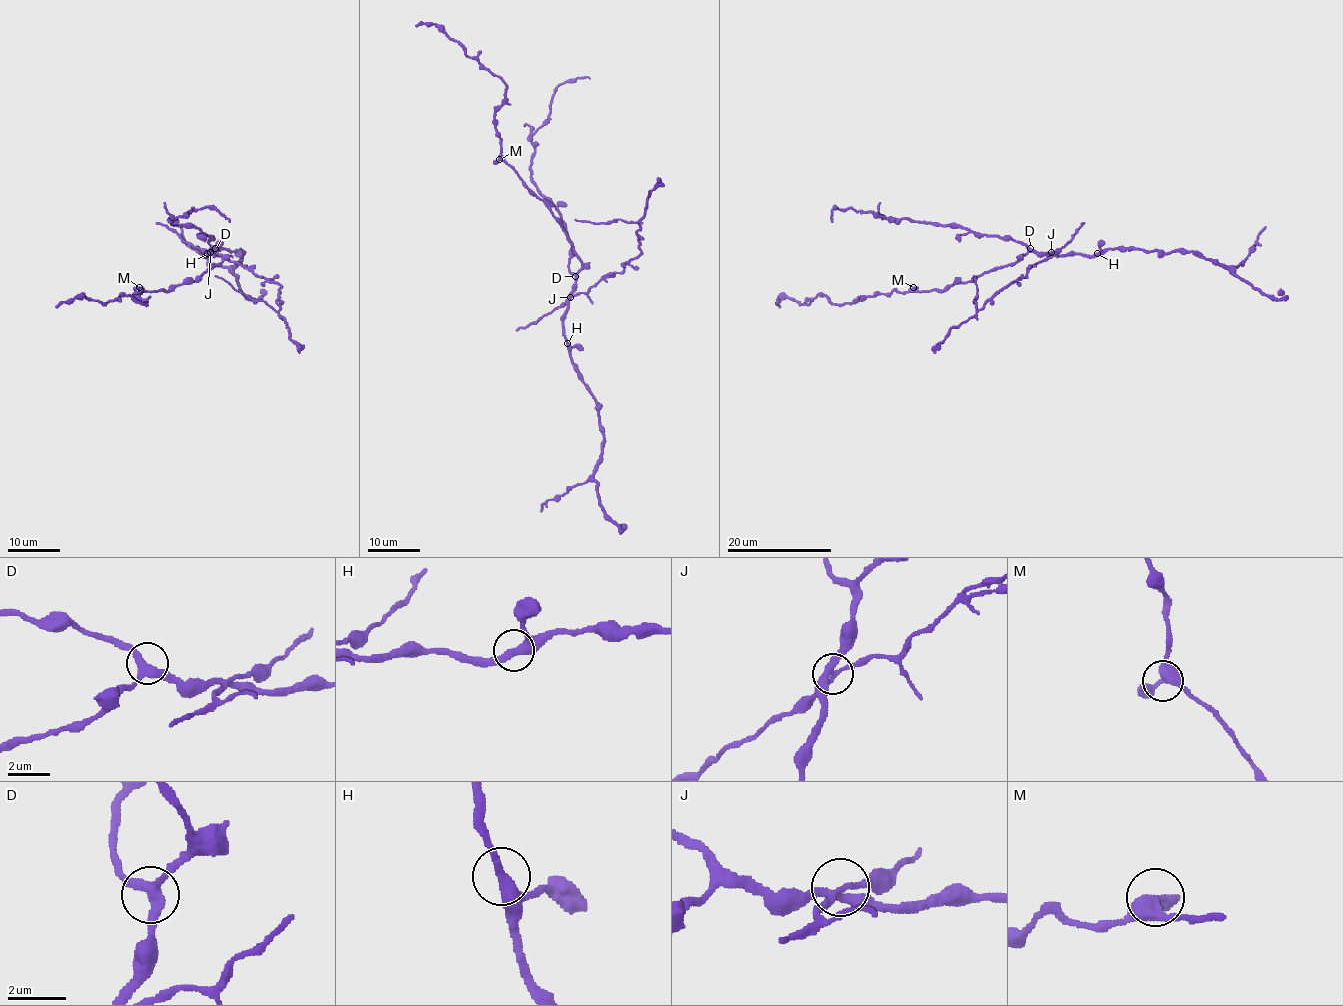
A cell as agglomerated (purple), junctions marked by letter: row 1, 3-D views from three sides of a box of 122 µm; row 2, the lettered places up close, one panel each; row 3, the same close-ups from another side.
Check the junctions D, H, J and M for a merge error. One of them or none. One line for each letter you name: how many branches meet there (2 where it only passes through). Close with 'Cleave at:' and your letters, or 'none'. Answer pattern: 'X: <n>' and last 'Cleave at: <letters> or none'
J: 4
Cleave at: J

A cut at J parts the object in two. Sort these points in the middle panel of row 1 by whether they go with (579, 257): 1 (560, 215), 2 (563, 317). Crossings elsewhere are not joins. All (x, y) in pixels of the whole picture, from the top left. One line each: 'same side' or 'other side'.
1: same side
2: same side

